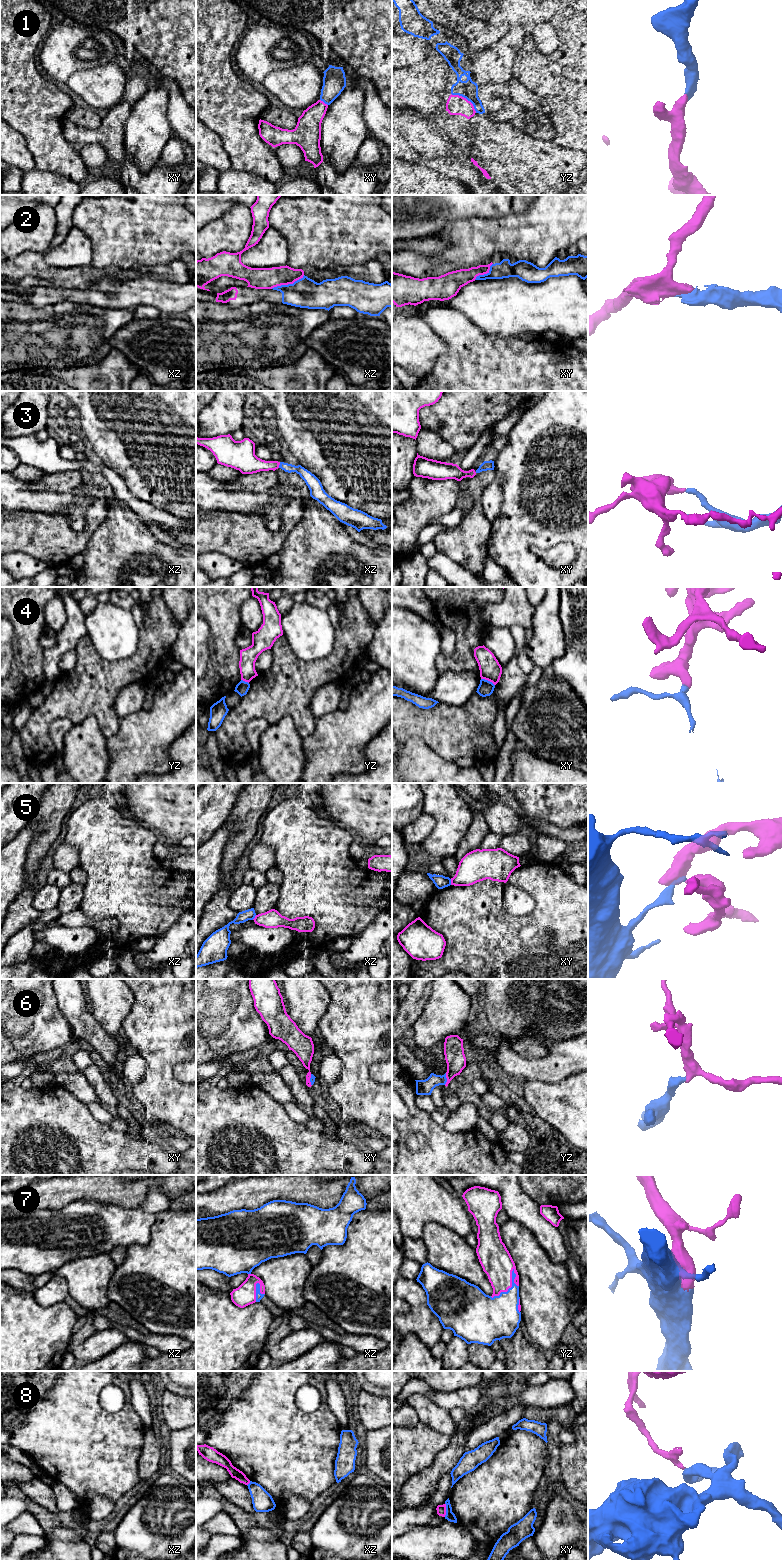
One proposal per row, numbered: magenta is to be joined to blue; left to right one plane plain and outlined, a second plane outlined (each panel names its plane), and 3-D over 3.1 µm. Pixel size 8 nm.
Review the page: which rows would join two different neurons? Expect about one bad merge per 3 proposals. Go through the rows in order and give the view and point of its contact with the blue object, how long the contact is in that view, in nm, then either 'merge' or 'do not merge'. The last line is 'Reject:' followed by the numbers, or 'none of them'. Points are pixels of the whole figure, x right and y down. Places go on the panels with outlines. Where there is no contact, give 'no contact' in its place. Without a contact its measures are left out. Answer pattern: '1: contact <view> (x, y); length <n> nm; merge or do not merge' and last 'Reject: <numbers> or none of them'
1: contact yz (466, 98); length 260 nm; merge
2: contact xz (288, 284); length 300 nm; merge
3: contact xz (279, 465); length 50 nm; merge
4: contact xy (487, 680); length 130 nm; do not merge
5: contact xy (450, 882); length 50 nm; do not merge
6: contact yz (446, 1079); length 100 nm; merge
7: contact yz (509, 1288); length 300 nm; merge
8: contact xy (446, 1510); length 110 nm; do not merge
Reject: 4, 5, 8

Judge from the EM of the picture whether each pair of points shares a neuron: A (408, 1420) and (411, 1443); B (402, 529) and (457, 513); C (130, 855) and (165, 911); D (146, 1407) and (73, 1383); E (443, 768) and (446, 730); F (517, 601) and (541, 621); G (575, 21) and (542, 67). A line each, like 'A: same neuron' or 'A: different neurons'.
A: different neurons
B: different neurons
C: same neuron
D: different neurons
E: different neurons
F: different neurons
G: same neuron

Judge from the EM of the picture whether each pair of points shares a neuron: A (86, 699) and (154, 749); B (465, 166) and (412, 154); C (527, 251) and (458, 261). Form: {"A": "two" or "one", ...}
{"A": "two", "B": "one", "C": "one"}

